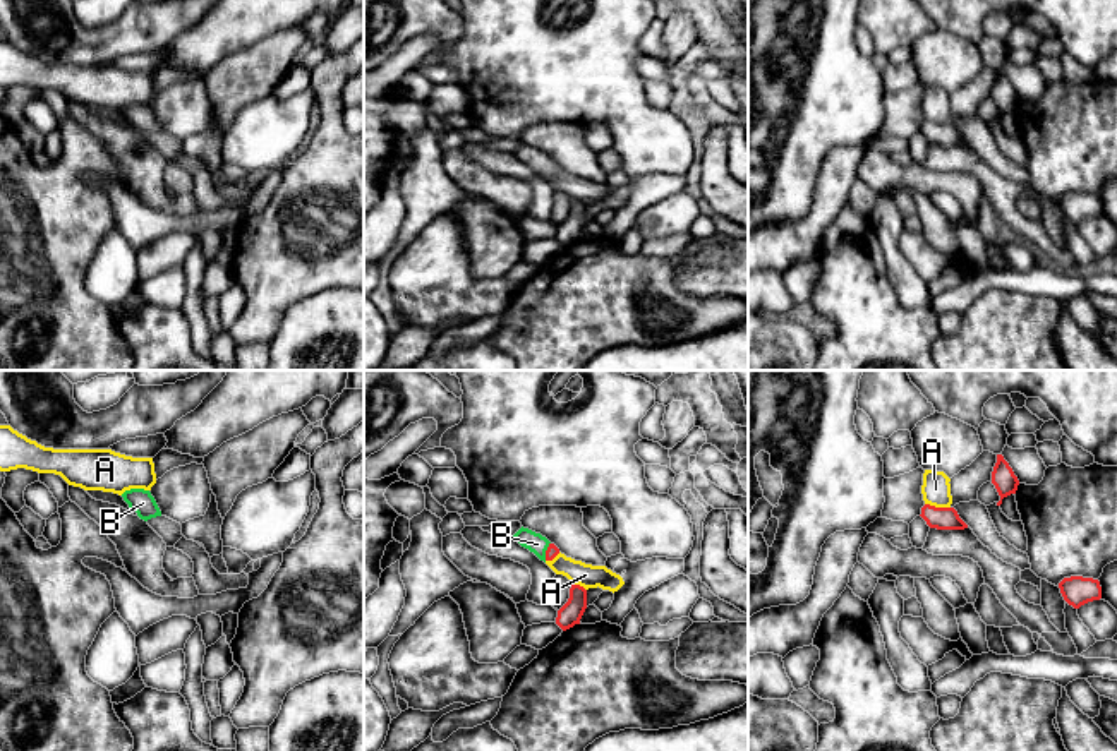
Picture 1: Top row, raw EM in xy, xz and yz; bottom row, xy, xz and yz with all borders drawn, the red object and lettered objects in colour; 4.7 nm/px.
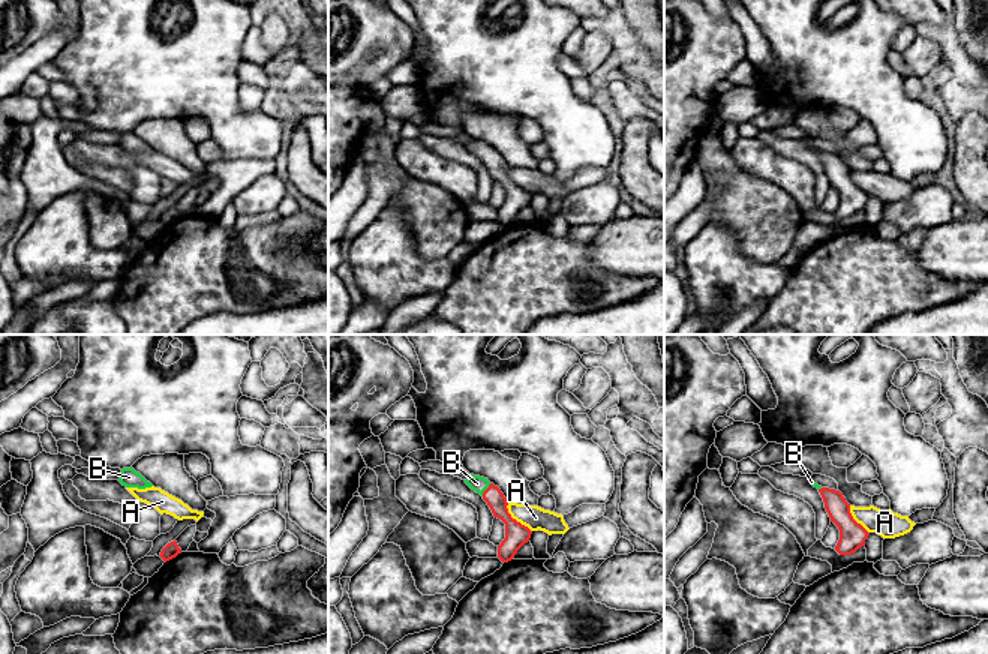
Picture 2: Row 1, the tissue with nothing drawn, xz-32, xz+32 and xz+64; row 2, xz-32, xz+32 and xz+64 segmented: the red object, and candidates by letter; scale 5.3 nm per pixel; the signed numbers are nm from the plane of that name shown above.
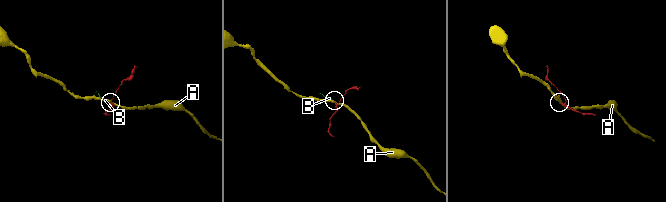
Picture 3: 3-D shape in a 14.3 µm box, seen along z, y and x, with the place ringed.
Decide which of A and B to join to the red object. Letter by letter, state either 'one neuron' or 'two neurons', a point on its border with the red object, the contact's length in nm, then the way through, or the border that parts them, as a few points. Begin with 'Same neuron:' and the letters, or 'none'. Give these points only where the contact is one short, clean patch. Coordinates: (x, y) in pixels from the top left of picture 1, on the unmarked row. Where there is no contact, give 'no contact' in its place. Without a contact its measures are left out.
Same neuron: B
A: two neurons; contact yz (937, 124); length 120 nm; border yz (925, 119), (935, 124), (949, 124)
B: one neuron; contact xz (546, 167); length 90 nm; way xz (553, 167), (546, 167), (537, 160)

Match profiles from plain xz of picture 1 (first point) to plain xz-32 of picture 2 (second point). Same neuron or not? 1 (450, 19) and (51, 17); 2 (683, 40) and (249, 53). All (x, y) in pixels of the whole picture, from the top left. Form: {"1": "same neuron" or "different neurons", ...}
{"1": "same neuron", "2": "different neurons"}

